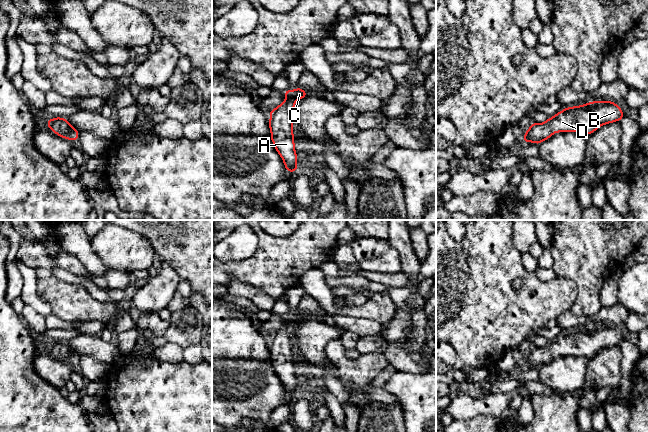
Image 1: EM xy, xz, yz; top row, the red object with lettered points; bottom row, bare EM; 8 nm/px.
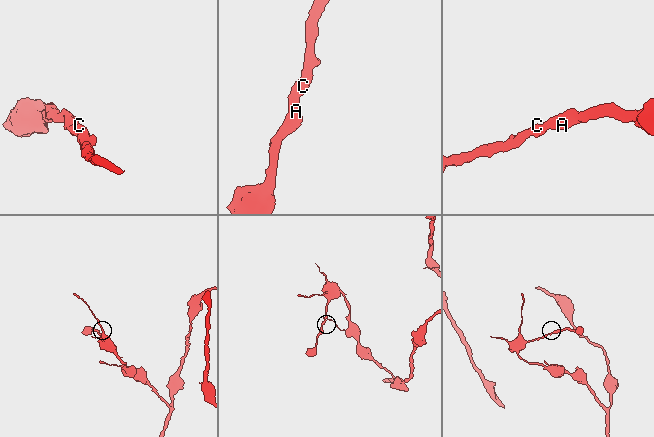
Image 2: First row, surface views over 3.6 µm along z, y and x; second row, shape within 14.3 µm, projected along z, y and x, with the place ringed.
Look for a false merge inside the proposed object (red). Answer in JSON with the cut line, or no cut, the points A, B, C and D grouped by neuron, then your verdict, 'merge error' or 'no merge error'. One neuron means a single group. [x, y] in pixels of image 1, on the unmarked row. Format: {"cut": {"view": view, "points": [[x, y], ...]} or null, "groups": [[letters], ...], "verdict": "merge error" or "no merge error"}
{"cut": null, "groups": [["A", "B", "C", "D"]], "verdict": "no merge error"}

